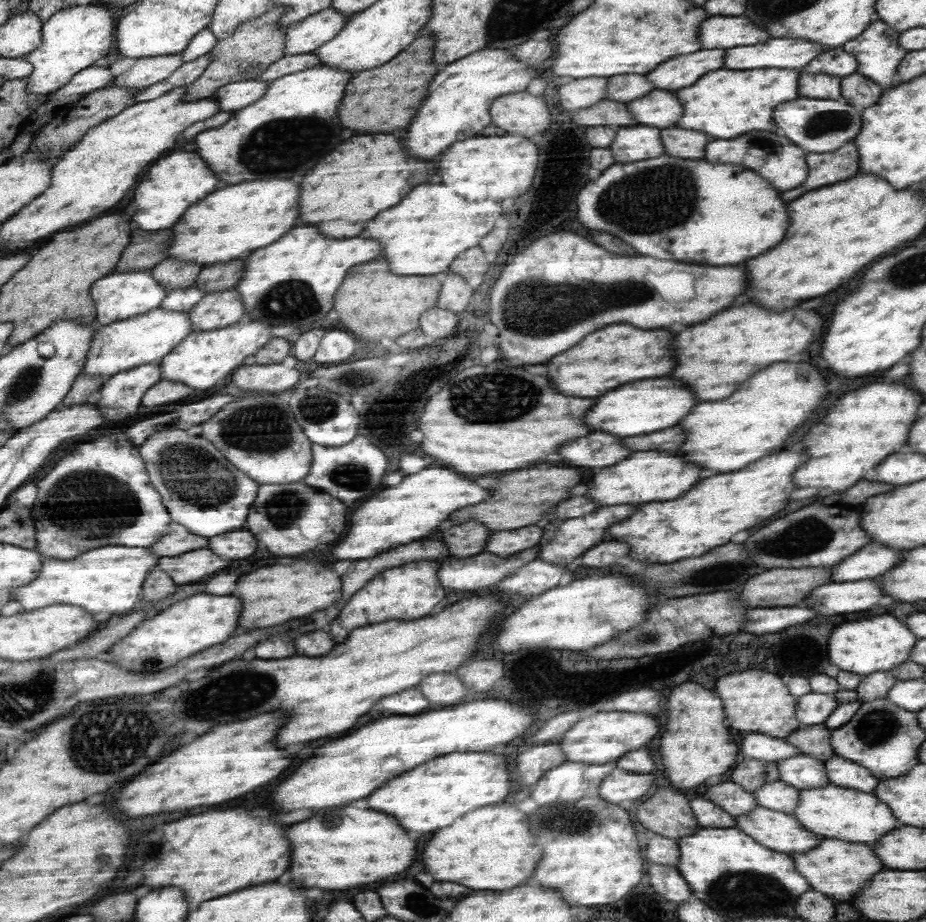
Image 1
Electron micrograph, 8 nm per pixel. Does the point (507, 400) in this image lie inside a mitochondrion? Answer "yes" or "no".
yes

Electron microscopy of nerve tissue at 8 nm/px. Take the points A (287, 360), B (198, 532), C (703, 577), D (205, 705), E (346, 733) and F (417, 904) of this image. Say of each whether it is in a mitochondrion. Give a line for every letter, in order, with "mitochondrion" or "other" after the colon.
A: other
B: other
C: mitochondrion
D: mitochondrion
E: other
F: mitochondrion

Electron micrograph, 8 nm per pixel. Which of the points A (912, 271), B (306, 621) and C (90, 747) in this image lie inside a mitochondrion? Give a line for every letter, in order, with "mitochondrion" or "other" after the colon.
A: mitochondrion
B: other
C: mitochondrion

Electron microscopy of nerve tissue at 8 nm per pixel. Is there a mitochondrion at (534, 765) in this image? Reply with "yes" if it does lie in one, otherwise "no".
no

